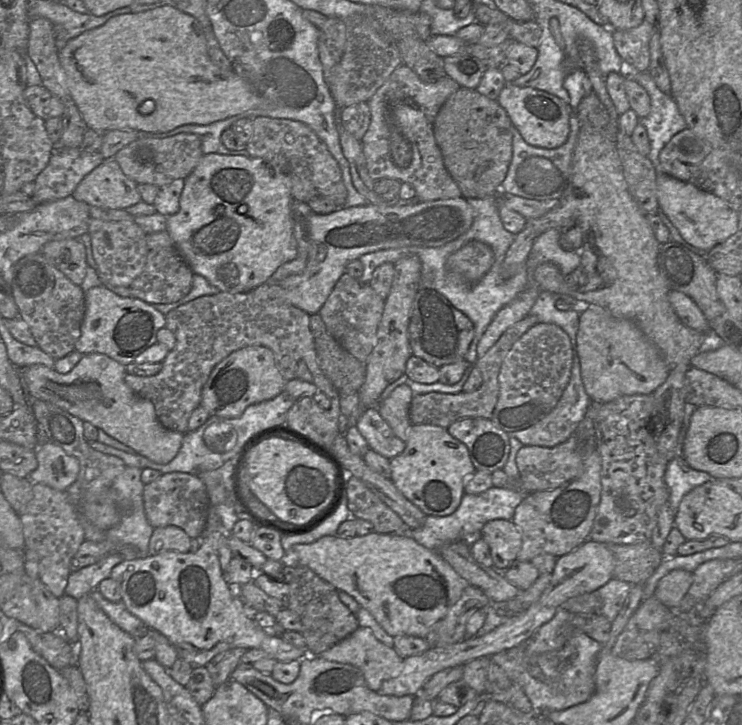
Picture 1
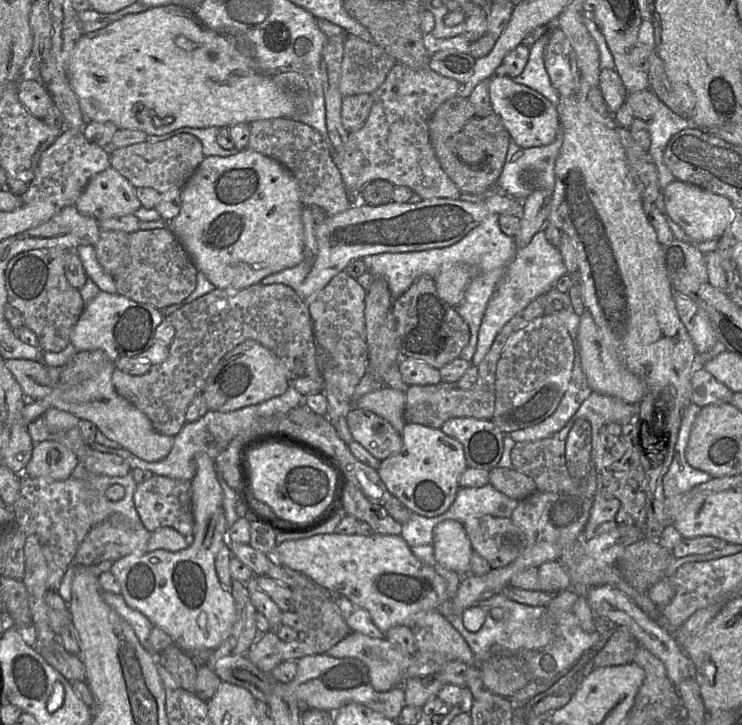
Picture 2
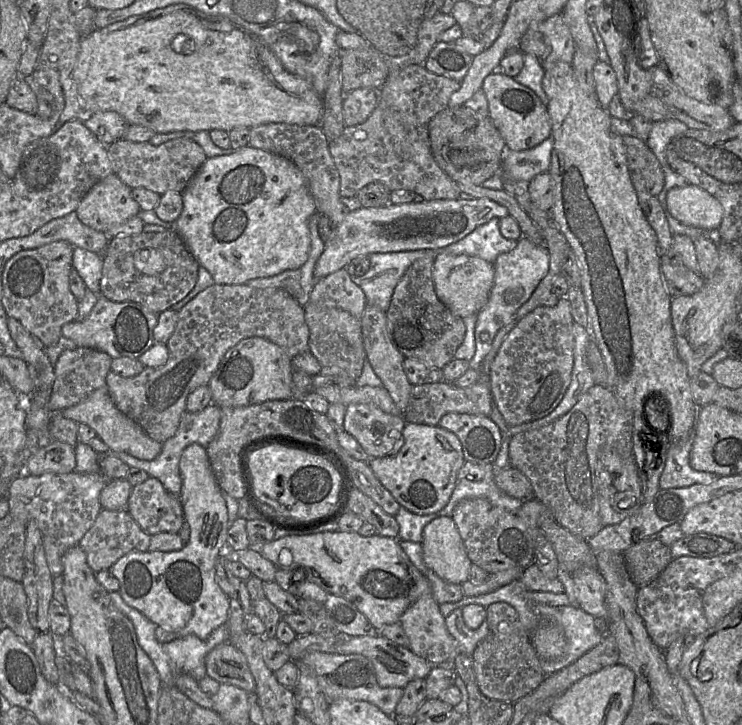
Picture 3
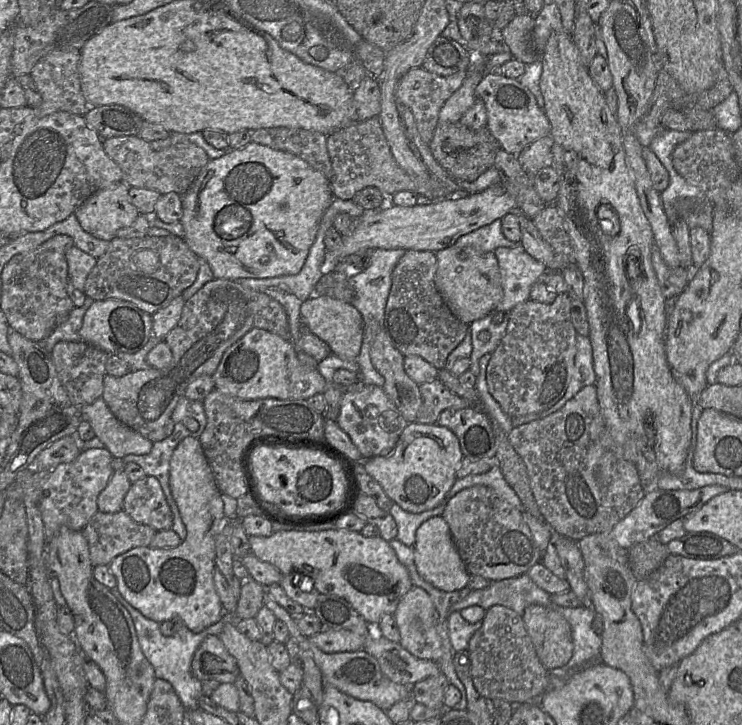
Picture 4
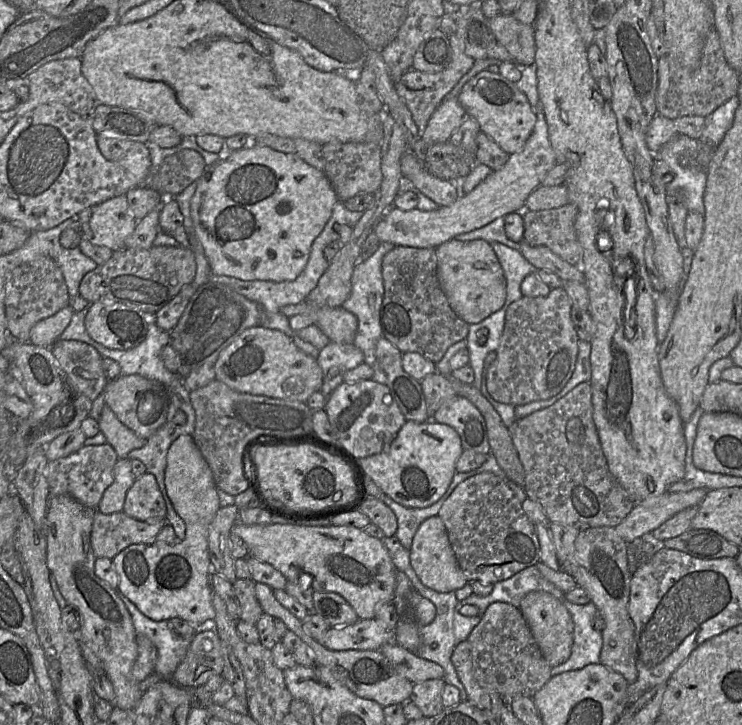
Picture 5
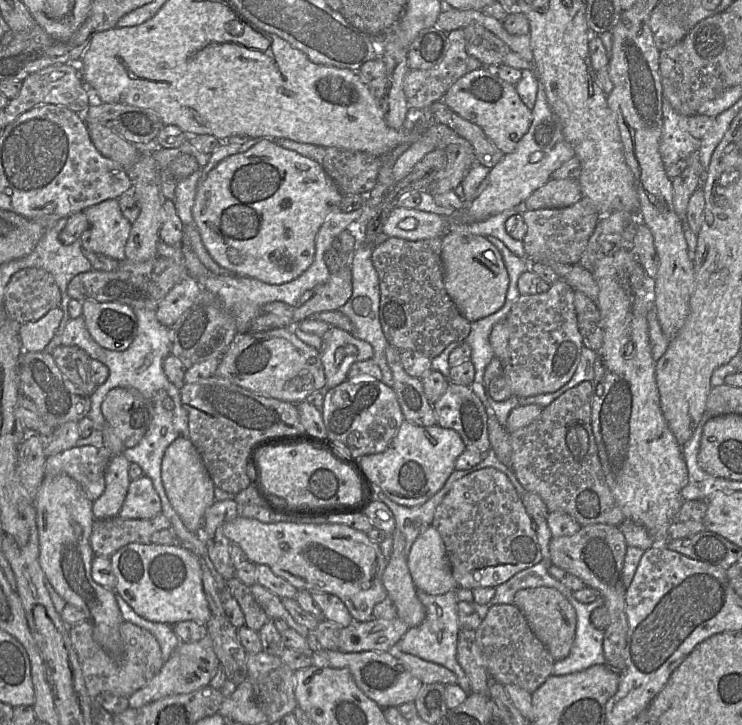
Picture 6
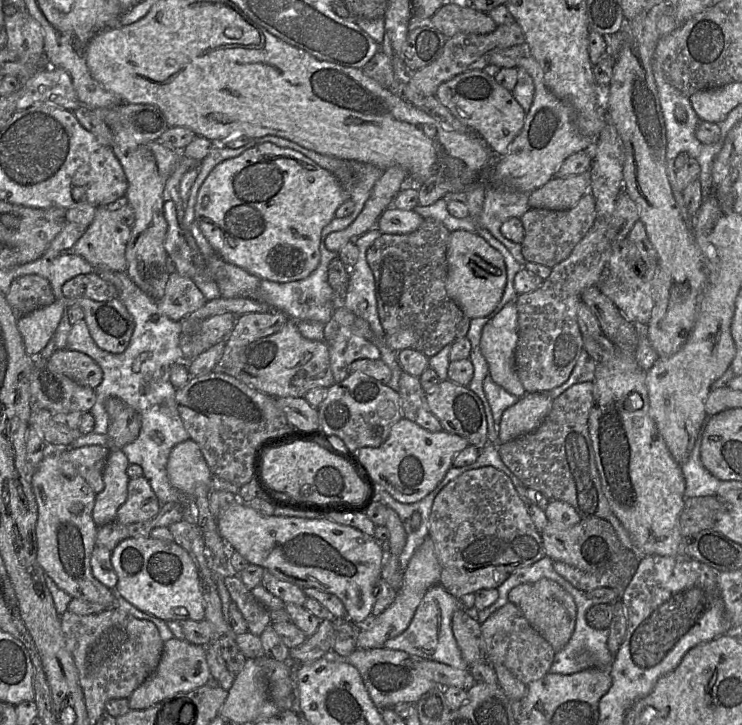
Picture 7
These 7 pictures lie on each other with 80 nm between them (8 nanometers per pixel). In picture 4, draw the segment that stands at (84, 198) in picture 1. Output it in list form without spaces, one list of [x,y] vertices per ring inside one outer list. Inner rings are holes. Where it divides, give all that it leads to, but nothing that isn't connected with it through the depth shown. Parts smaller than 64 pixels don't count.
[[[120,182],[88,198],[75,212],[81,227],[96,238],[111,241],[118,230],[132,225],[140,213],[130,201],[129,188]]]

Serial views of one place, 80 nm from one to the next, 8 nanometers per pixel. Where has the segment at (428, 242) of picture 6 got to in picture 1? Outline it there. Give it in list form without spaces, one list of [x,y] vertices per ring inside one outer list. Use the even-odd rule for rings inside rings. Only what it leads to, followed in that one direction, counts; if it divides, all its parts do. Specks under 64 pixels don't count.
[[[419,288],[412,304],[408,335],[412,355],[440,368],[465,359],[474,337],[474,325],[438,290]]]

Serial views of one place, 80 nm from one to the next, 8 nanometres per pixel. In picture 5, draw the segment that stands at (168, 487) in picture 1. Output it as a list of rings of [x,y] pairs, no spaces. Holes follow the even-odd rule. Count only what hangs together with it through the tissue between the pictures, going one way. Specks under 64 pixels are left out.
[[[146,472],[134,481],[126,494],[122,511],[140,521],[166,520],[166,504],[154,475]]]

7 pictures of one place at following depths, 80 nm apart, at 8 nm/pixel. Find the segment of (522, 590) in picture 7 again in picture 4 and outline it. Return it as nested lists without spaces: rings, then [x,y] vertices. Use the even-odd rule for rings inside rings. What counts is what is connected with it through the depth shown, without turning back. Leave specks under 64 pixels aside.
[[[541,605],[526,607],[522,618],[541,664],[548,671],[565,666],[573,653],[572,631],[567,620]]]

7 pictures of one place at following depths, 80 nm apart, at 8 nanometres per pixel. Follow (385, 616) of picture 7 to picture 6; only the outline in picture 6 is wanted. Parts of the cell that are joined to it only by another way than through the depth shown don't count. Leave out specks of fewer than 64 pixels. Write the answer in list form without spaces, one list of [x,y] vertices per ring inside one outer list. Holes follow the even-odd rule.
[[[433,526],[415,540],[407,565],[417,590],[440,595],[457,589],[444,542]],[[399,617],[373,618],[366,622],[352,622],[342,628],[338,650],[342,652],[393,651],[394,645],[410,627]]]

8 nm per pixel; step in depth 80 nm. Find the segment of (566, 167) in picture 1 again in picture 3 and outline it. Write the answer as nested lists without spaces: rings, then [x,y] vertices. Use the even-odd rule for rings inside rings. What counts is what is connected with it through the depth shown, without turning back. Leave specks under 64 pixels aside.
[[[553,138],[544,140],[534,148],[524,151],[505,151],[502,161],[502,174],[515,181],[531,182],[541,173],[549,172]]]

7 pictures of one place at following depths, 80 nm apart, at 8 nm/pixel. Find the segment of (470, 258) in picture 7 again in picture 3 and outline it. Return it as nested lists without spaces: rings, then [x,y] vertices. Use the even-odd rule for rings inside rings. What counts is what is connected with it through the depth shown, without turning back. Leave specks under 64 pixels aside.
[[[439,253],[434,261],[433,282],[438,298],[456,316],[479,313],[487,304],[494,283],[494,264],[469,255]]]

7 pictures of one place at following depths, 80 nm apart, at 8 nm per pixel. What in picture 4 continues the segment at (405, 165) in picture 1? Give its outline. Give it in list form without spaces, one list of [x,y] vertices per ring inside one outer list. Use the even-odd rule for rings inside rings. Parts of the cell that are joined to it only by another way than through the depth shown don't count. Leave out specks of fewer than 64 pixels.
[[[421,66],[407,72],[399,82],[395,91],[397,102],[401,102],[411,110],[421,139],[427,145],[432,140],[443,104],[461,86],[466,75],[467,71],[463,70],[450,76],[440,76],[425,70]],[[378,117],[333,132],[327,137],[327,150],[332,164],[329,180],[333,195],[342,200],[351,200],[366,187],[376,187],[387,197],[399,191],[411,191],[431,201],[449,197],[452,193],[439,180],[411,178],[395,161]]]

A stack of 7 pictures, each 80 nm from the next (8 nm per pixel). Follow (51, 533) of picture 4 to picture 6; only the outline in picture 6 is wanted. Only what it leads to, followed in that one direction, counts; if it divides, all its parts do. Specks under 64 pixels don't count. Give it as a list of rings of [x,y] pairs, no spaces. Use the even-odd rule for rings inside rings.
[[[104,445],[75,446],[48,457],[44,475],[70,476],[79,483],[87,497],[94,502],[105,490],[105,473],[112,456],[110,450]]]

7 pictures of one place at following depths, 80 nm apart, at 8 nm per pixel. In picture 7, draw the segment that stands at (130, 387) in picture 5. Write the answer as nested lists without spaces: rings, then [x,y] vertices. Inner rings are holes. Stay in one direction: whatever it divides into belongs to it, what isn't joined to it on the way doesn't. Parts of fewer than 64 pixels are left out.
[[[110,397],[104,403],[109,416],[109,447],[122,449],[137,439],[142,418],[140,413],[118,397]]]

